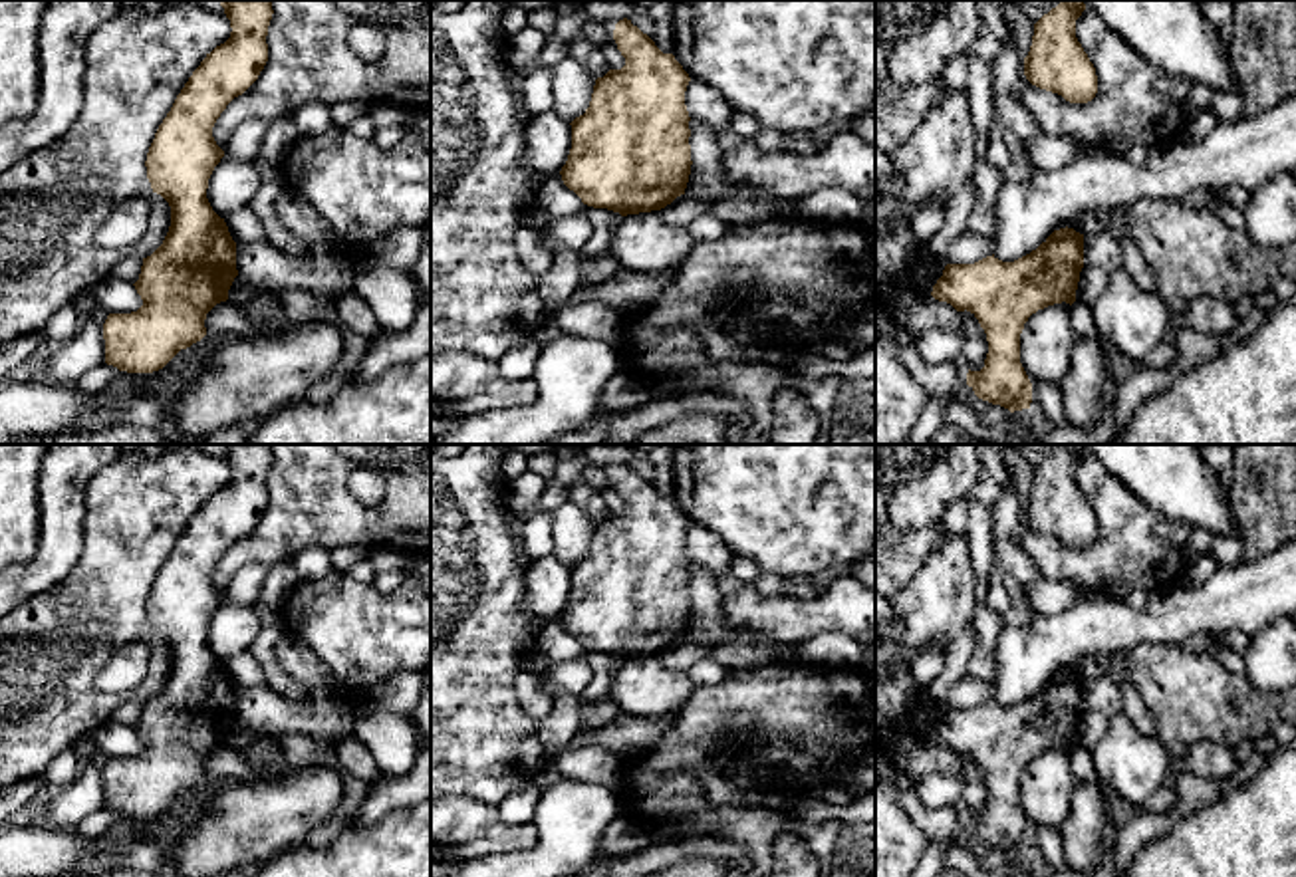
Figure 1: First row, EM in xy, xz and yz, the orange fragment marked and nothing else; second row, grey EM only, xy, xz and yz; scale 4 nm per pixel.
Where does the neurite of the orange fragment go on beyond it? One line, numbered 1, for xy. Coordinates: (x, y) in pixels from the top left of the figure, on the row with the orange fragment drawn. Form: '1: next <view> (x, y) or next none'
1: next none

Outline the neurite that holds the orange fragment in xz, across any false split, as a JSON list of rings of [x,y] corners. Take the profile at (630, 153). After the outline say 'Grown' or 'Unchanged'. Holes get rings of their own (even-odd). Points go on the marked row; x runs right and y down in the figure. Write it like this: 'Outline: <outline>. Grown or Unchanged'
Outline: [[[627,18],[615,24],[613,40],[625,65],[595,79],[589,107],[570,123],[572,149],[560,175],[587,206],[621,216],[661,210],[685,194],[691,175],[691,117],[685,105],[691,77],[673,54],[663,54]]]. Unchanged

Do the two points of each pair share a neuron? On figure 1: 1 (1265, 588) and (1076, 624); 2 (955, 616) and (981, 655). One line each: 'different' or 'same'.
1: same
2: different

